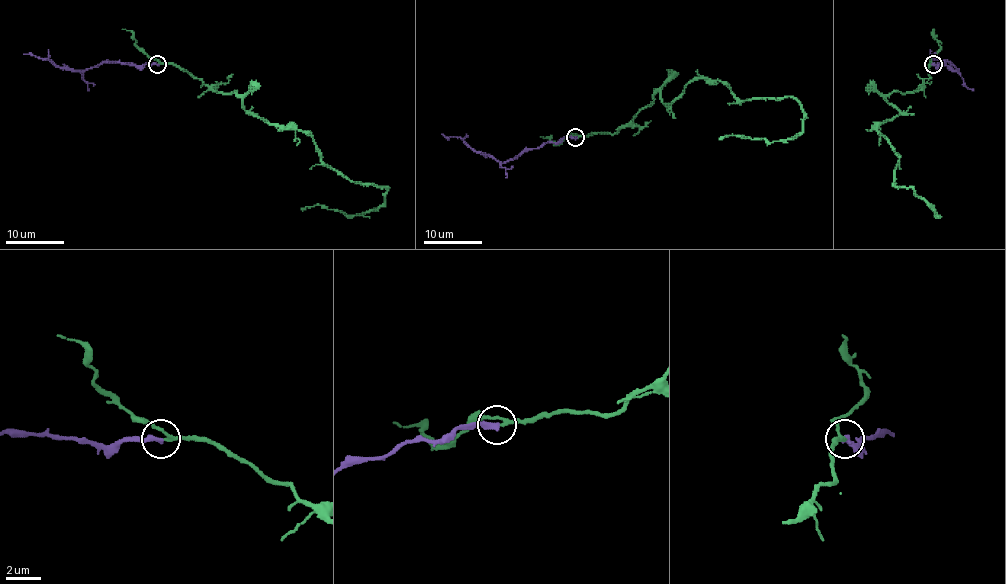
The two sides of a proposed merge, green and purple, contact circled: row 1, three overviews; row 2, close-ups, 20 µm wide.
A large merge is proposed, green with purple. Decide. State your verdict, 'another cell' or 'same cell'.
same cell

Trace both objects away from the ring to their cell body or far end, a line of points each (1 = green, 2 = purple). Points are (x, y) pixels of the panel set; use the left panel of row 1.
1: (159, 64), (236, 92), (246, 110), (305, 131), (333, 169), (387, 189), (365, 212), (301, 209)
2: (157, 64), (129, 65), (105, 61), (83, 70), (55, 67), (48, 60), (23, 54)

